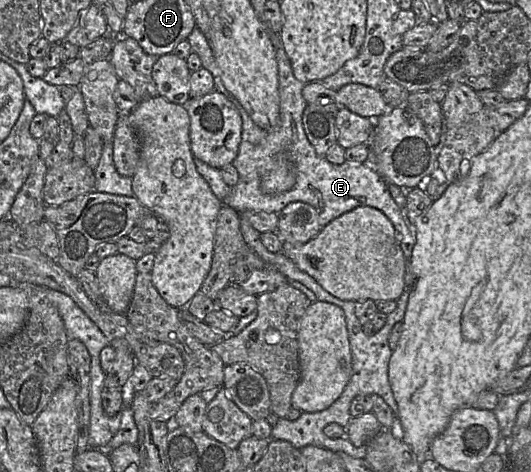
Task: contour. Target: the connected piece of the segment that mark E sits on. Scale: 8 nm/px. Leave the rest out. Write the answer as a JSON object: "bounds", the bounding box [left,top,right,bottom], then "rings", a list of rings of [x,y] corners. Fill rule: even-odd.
{"bounds":[187,26,415,260],"rings":[[[196,26],[189,34],[187,41],[191,46],[191,52],[199,56],[202,67],[213,76],[214,90],[223,94],[234,105],[242,120],[238,154],[231,163],[238,172],[239,180],[231,188],[230,194],[222,200],[223,205],[233,208],[238,213],[254,210],[273,212],[278,215],[289,203],[305,202],[317,211],[321,228],[325,227],[333,219],[357,207],[373,207],[384,213],[392,222],[404,256],[407,260],[410,259],[415,245],[415,238],[406,225],[400,208],[390,194],[388,183],[369,163],[345,161],[341,165],[331,164],[325,157],[319,156],[308,141],[302,125],[302,114],[307,105],[302,96],[302,89],[305,84],[294,77],[290,60],[283,49],[282,43],[281,46],[275,49],[278,70],[279,118],[274,127],[264,130],[252,121],[242,105],[224,87],[221,80],[221,70],[217,65],[210,45]],[[274,155],[287,155],[287,159],[295,165],[296,183],[287,192],[269,195],[263,193],[260,188],[260,167],[264,166]]]}

